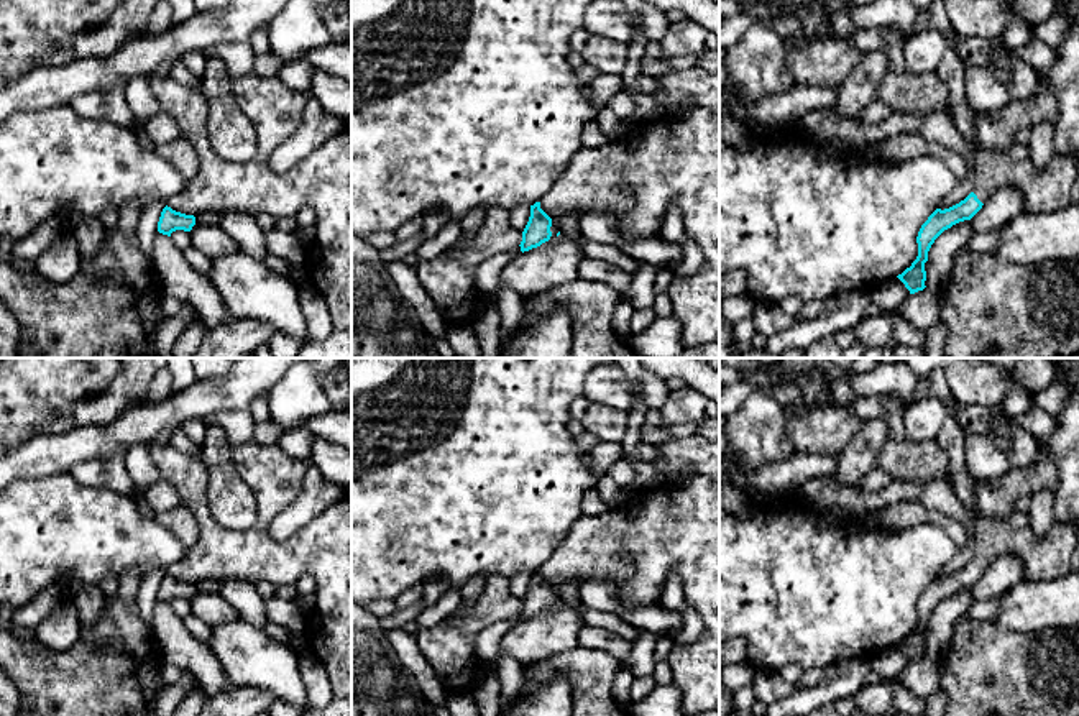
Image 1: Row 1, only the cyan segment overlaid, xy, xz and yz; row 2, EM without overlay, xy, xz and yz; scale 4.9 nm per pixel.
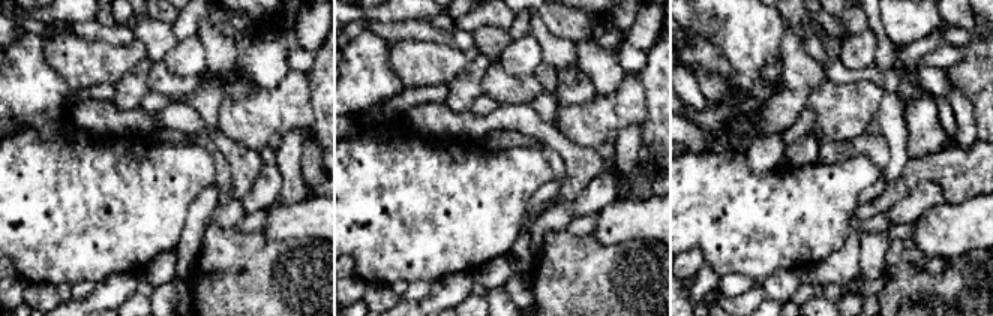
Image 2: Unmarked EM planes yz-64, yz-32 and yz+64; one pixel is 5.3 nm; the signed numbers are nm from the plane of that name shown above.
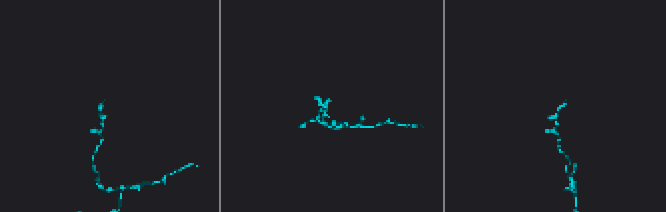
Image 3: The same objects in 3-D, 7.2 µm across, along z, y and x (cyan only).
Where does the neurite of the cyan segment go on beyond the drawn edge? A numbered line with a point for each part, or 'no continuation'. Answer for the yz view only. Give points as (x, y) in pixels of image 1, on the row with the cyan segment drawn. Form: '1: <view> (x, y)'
1: yz (1050, 188)

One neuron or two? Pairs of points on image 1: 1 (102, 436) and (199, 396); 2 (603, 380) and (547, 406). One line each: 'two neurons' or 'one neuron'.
1: one neuron
2: two neurons

